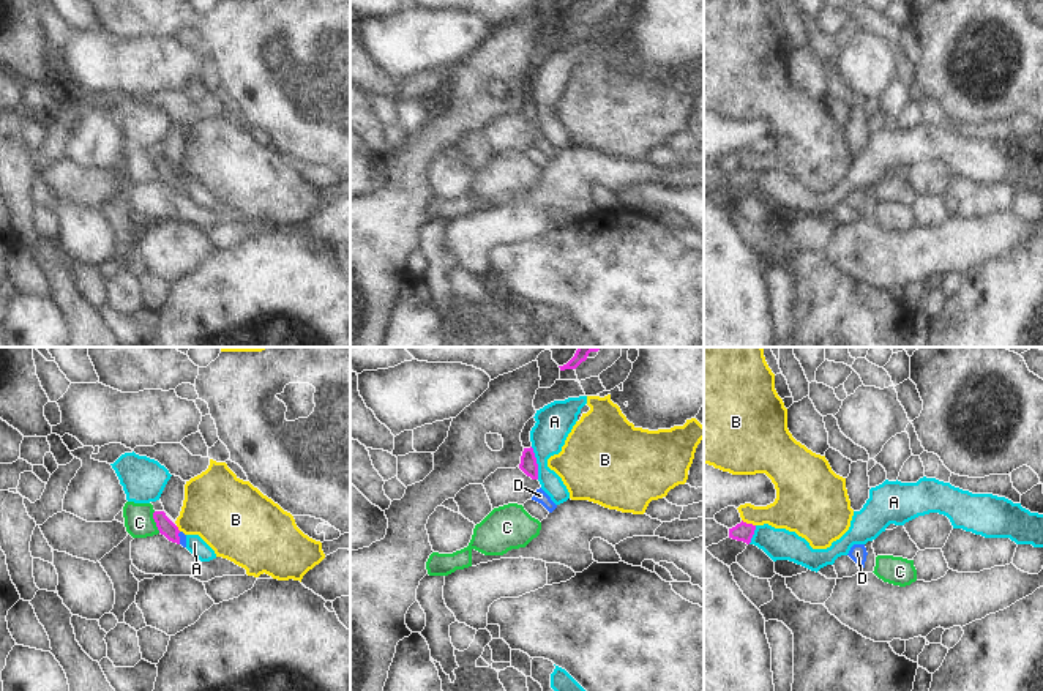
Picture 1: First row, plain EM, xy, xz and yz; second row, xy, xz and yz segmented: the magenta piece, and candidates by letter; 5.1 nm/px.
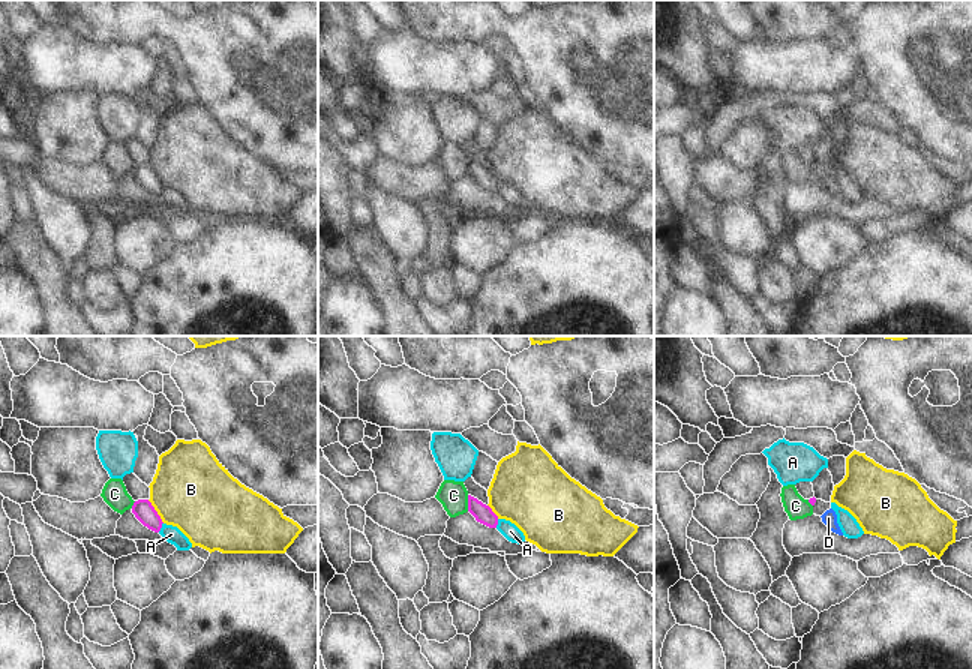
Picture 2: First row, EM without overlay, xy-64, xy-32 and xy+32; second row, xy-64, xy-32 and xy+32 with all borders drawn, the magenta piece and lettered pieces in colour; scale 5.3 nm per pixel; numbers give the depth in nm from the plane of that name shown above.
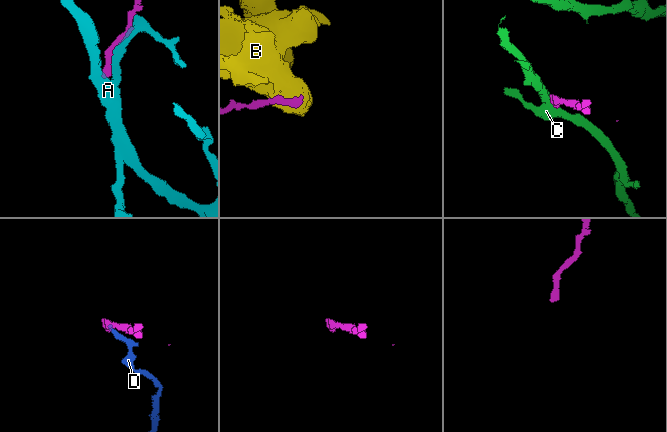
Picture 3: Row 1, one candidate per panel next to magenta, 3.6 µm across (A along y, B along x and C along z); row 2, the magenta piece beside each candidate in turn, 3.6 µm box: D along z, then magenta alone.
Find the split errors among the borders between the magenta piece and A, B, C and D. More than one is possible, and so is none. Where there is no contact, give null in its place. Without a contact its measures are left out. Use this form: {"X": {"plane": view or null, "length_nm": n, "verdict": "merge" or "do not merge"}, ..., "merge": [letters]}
{"A": {"plane": "xz", "length_nm": 170, "verdict": "do not merge"}, "B": {"plane": "yz", "length_nm": 80, "verdict": "do not merge"}, "C": {"plane": "xy", "length_nm": 120, "verdict": "do not merge"}, "D": {"plane": "xy", "length_nm": 60, "verdict": "merge"}, "merge": ["D"]}

